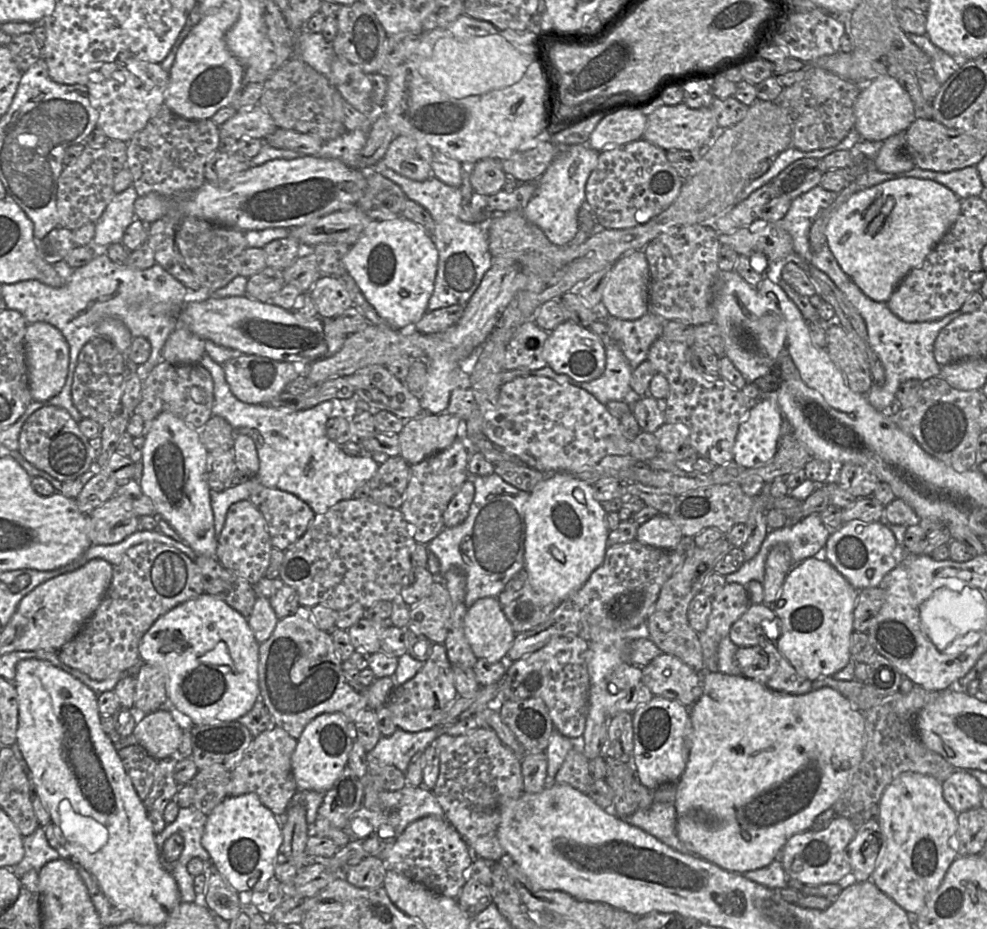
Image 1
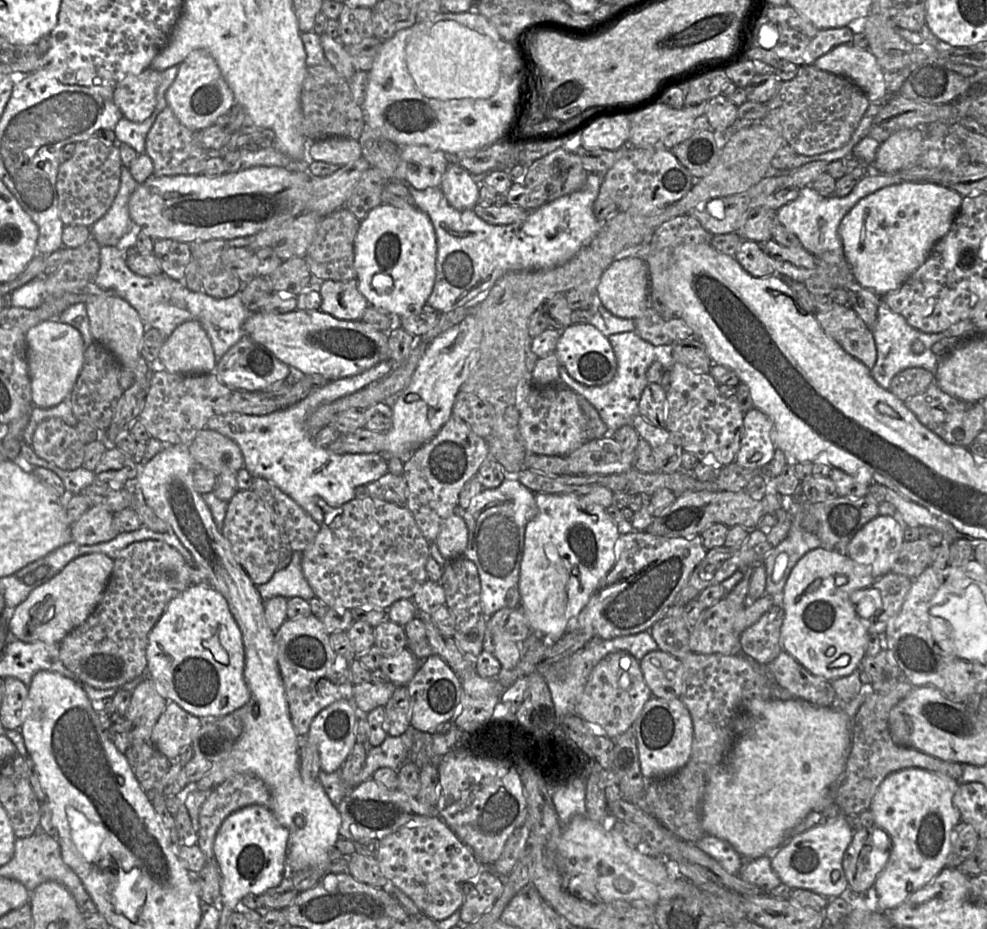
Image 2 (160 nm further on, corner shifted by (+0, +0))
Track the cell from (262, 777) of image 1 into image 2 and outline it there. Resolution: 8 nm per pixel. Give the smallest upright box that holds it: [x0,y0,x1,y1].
[197,774,273,865]

